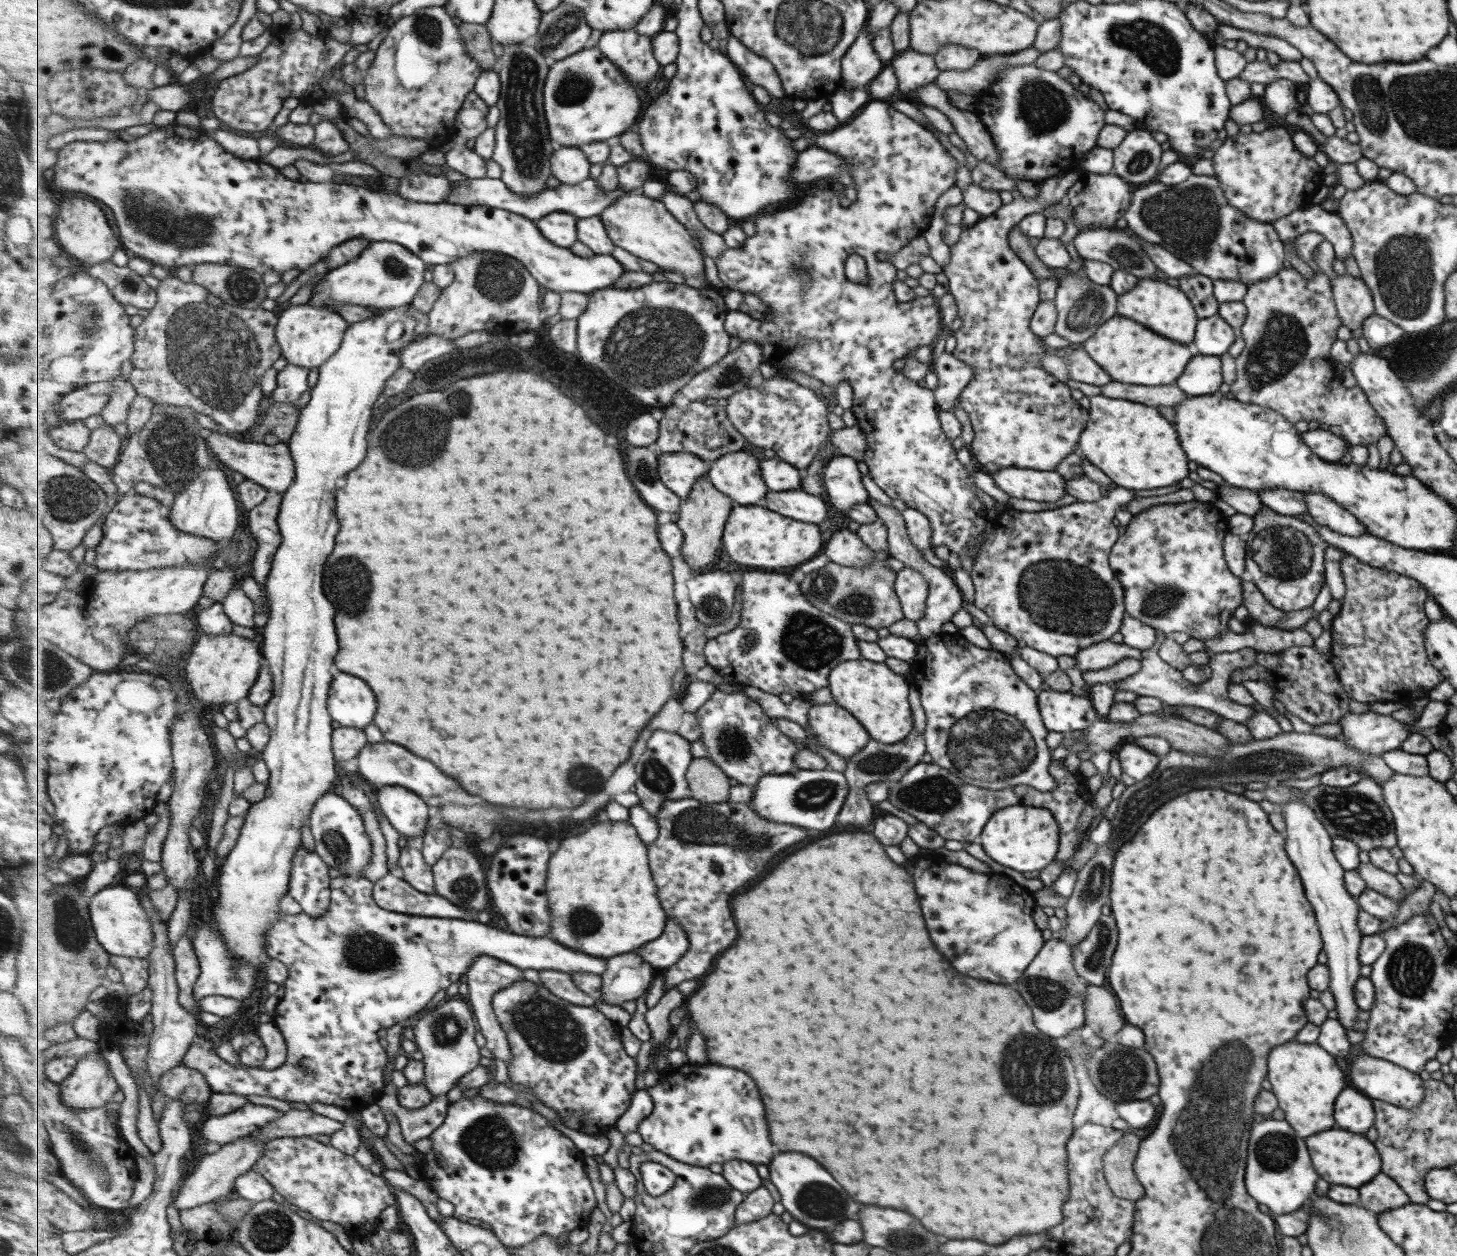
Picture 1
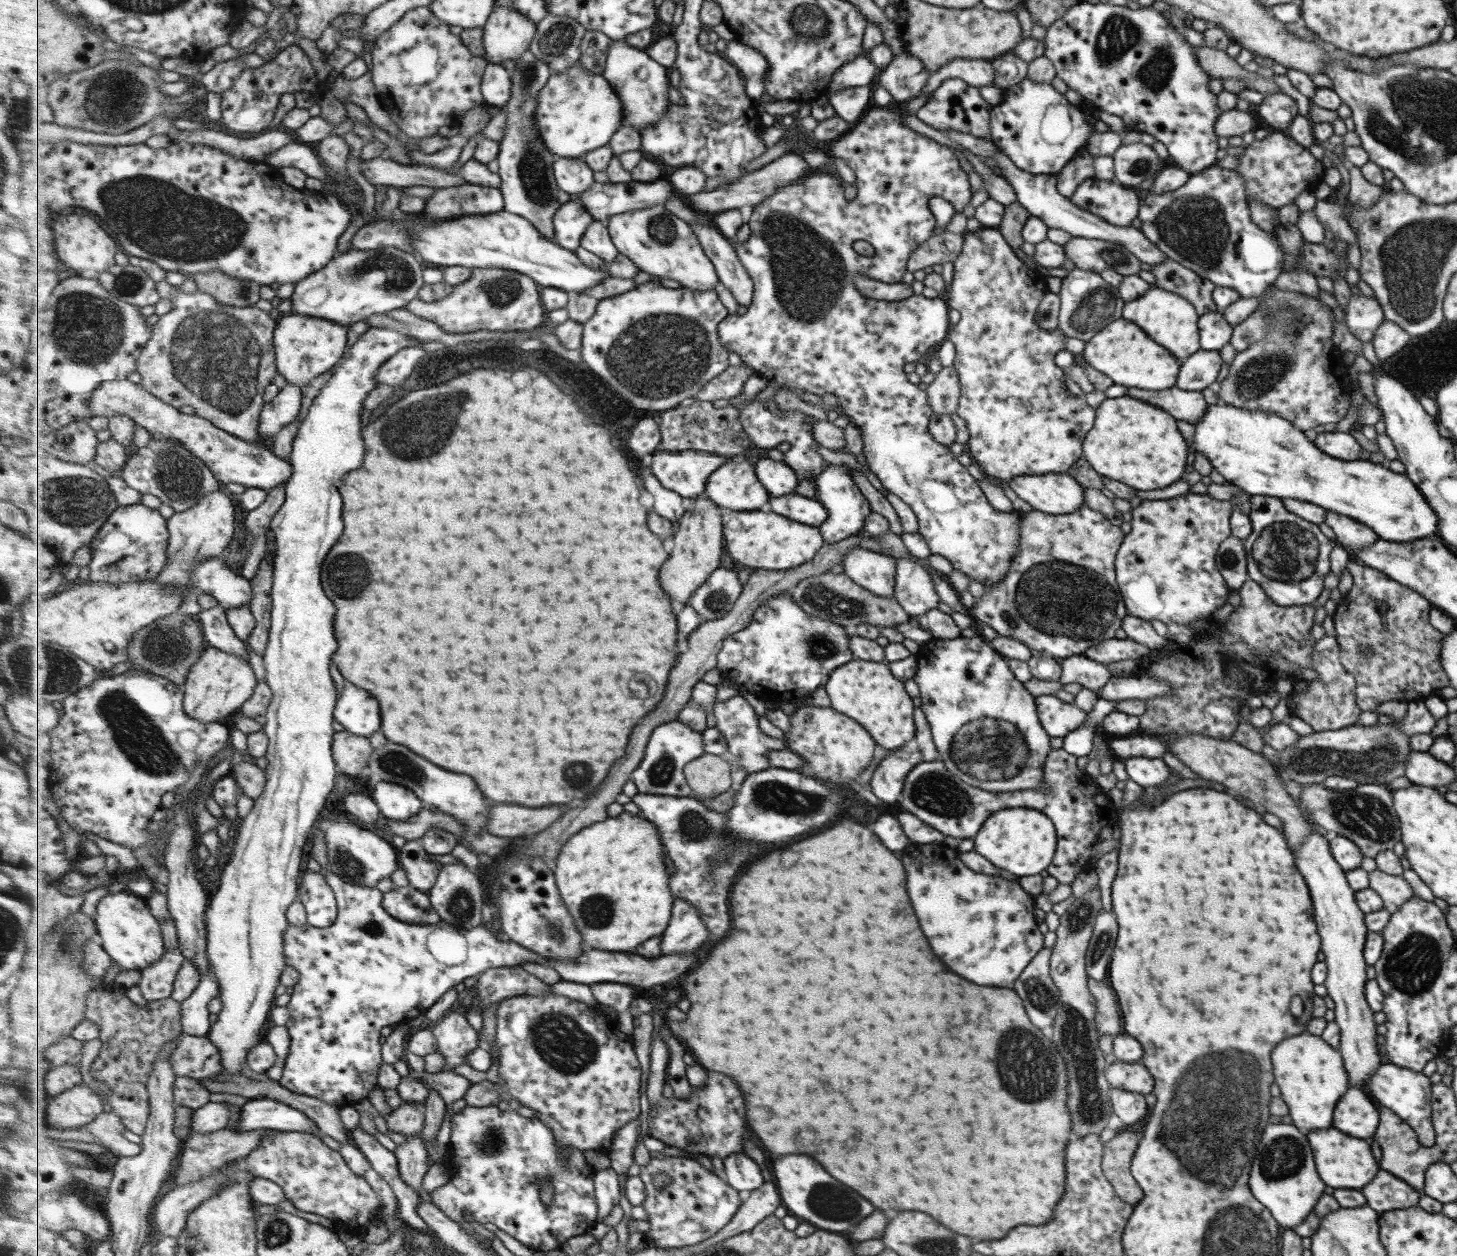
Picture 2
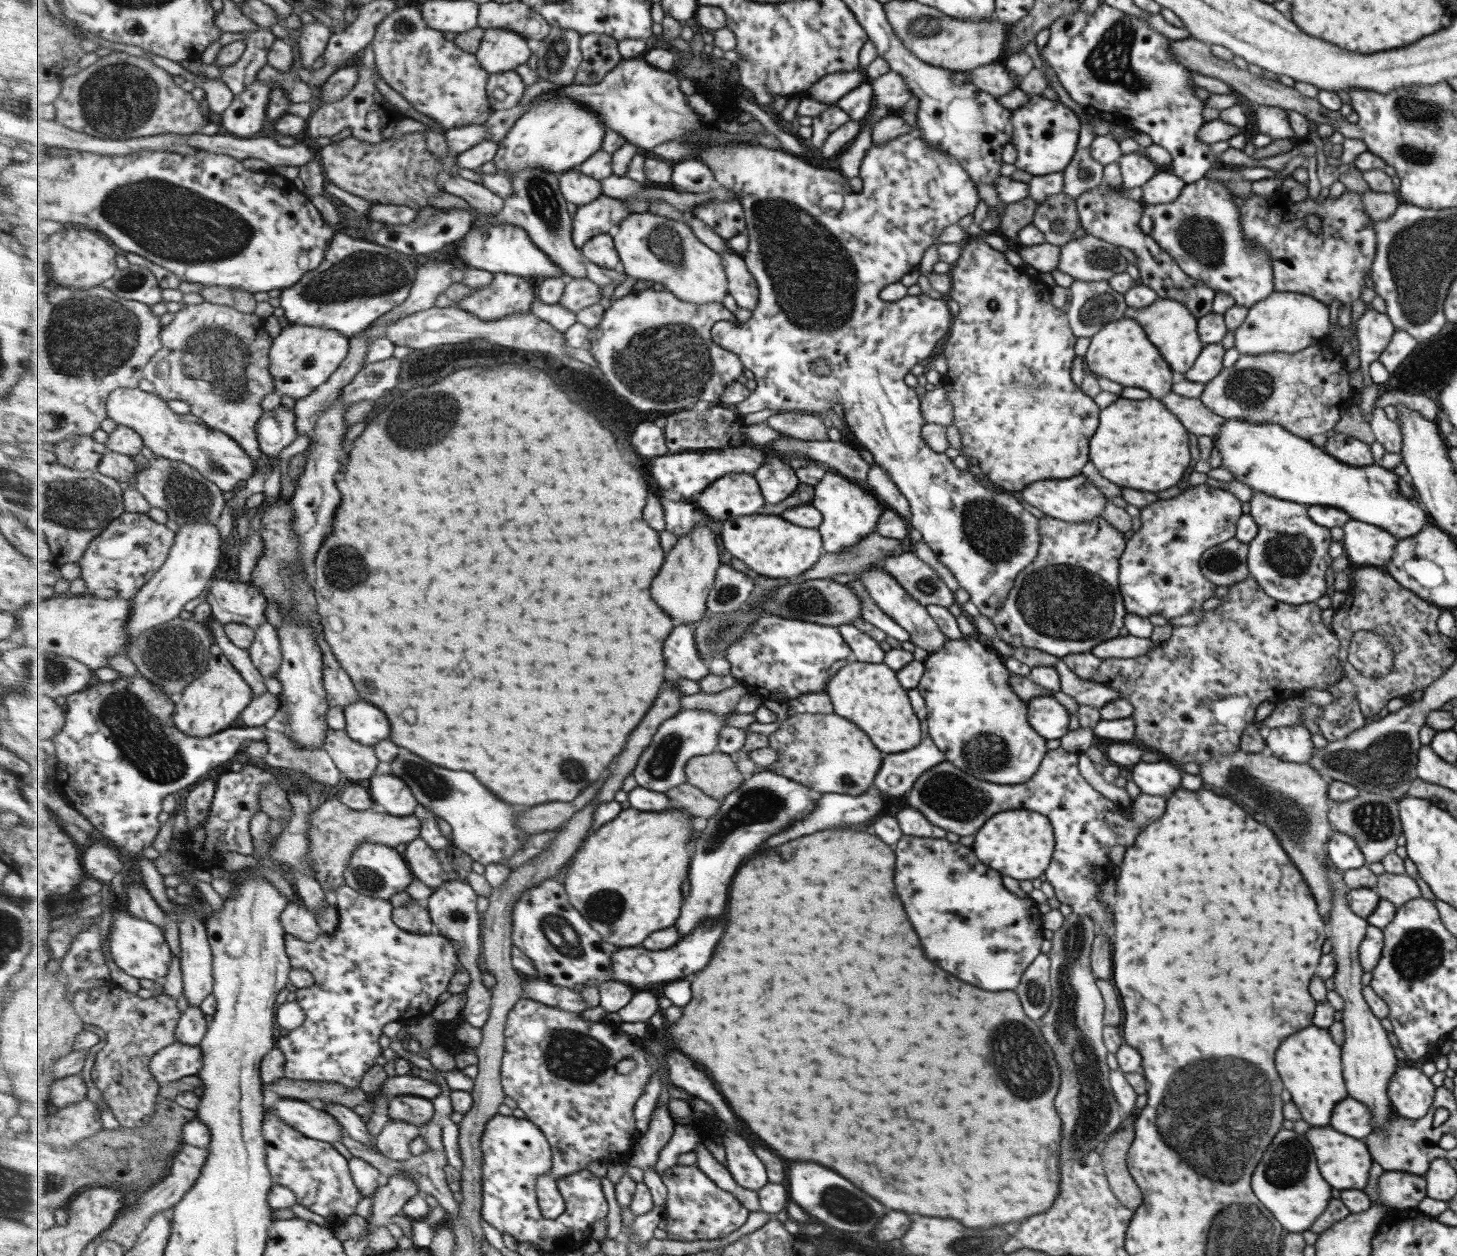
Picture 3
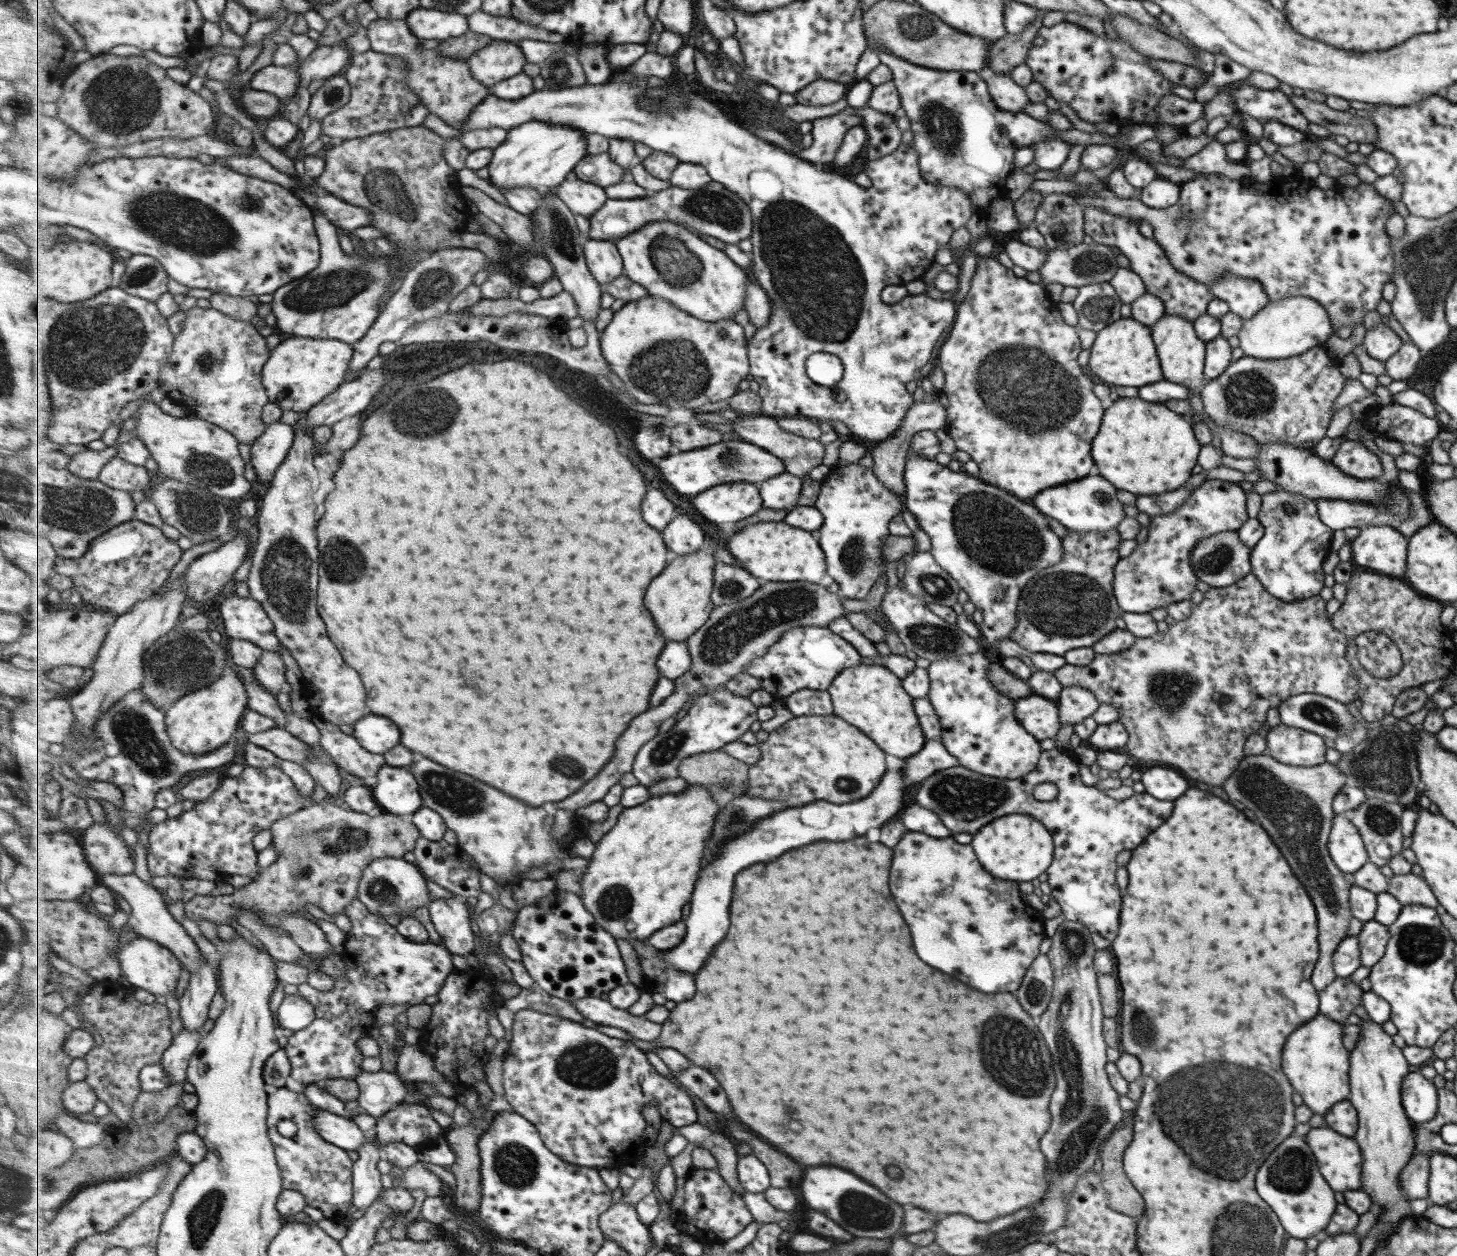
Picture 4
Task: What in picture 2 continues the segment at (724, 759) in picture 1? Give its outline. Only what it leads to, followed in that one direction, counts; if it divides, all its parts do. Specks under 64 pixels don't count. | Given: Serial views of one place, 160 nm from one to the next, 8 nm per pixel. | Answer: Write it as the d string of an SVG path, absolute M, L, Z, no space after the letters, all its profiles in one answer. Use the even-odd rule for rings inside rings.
M742 695L716 703L713 713L716 719L715 727L729 739L729 751L725 753L725 758L733 765L745 768L747 775L771 768L771 752L789 749L784 739L772 738L761 732L755 708Z

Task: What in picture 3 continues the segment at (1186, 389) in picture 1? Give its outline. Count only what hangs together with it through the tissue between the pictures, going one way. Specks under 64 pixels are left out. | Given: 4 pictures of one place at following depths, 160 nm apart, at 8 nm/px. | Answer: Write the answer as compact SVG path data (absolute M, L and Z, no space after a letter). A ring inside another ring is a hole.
M1220 343L1203 345L1194 365L1183 374L1184 379L1202 385L1209 382L1222 369L1223 355L1224 348Z

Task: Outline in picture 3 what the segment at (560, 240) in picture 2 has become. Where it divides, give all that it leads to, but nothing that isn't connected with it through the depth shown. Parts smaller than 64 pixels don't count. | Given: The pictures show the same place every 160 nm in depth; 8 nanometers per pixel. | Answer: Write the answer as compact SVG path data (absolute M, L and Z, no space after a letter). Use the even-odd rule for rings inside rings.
M601 195L593 202L578 207L574 218L574 242L580 249L599 234L614 233L626 219L631 208L622 199Z

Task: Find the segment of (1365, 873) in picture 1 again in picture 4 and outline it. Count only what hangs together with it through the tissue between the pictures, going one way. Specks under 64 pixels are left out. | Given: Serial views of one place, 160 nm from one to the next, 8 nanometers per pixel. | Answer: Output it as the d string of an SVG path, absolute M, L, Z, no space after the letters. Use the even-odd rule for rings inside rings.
M1412 873L1393 875L1388 880L1385 891L1395 897L1402 905L1420 904L1427 908L1436 908L1438 905L1435 895L1423 877Z

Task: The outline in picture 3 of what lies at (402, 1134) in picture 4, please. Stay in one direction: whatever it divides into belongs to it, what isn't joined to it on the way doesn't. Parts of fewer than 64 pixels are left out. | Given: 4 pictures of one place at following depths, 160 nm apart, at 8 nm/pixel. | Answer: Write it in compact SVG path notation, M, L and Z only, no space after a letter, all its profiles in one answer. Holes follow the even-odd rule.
M400 1094L388 1102L390 1120L404 1120L425 1128L430 1120L437 1117L433 1102L429 1098L416 1094Z

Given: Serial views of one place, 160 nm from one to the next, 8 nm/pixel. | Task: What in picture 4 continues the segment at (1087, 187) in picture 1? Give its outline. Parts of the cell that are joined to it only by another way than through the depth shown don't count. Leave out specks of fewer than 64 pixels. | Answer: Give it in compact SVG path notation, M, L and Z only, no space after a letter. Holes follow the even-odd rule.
M1083 207L1083 233L1095 243L1119 249L1127 257L1129 269L1139 276L1147 293L1156 296L1164 306L1164 314L1174 313L1185 320L1194 321L1206 313L1206 304L1214 297L1203 284L1179 273L1171 267L1163 249L1155 241L1143 238L1138 232L1138 223L1113 216L1095 207Z

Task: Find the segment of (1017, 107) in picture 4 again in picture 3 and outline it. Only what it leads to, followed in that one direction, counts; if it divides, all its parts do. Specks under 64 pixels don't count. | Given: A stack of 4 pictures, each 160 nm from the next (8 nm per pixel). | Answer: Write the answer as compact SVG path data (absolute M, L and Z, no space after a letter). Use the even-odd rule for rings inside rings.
M994 62L967 70L966 74L975 87L991 97L997 98L1002 94L1007 94L1012 88L1016 88L1016 84L1011 80L1005 67Z

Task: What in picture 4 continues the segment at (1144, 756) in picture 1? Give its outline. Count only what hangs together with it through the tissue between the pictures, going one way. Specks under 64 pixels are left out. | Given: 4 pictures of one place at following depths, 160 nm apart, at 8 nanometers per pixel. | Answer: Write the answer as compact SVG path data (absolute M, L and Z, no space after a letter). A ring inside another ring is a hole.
M1167 766L1150 767L1141 773L1140 782L1144 792L1157 800L1175 800L1187 790L1187 782L1177 770L1167 770ZM1177 772L1177 774L1175 774Z

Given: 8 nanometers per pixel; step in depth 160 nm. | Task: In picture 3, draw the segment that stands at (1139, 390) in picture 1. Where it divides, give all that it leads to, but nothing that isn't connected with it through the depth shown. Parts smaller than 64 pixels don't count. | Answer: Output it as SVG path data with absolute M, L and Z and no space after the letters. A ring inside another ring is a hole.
M1169 391L1167 396L1161 398L1161 402L1167 410L1171 410L1177 416L1185 430L1195 436L1205 435L1213 440L1226 421L1226 418L1205 408L1198 398L1185 398Z

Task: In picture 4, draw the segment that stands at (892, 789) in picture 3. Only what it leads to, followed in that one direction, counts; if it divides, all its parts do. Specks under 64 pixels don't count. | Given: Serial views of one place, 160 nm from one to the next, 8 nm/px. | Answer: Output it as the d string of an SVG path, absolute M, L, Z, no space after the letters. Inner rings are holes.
M927 739L921 747L921 751L905 758L904 766L899 769L904 774L904 782L916 784L938 770L957 765L959 765L959 761L946 752L939 740Z

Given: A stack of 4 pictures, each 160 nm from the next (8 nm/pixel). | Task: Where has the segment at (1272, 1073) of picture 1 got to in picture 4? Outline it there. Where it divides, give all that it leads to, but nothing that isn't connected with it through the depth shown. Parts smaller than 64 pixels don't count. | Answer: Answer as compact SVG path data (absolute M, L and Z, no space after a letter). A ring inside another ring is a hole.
M1318 1012L1305 1026L1297 1028L1283 1046L1281 1070L1287 1076L1293 1090L1301 1094L1303 1104L1307 1104L1307 1108L1311 1108L1313 1114L1317 1112L1325 1114L1335 1102L1345 1100L1349 1094L1347 1086L1349 1051L1342 1043L1344 1025Z

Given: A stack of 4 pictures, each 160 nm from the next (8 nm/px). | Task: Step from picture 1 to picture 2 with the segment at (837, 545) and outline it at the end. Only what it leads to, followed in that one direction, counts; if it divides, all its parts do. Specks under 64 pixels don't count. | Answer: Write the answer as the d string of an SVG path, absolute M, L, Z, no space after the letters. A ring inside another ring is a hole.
M852 548L842 558L844 575L861 588L877 596L894 597L895 561L889 555L882 555L863 549Z

